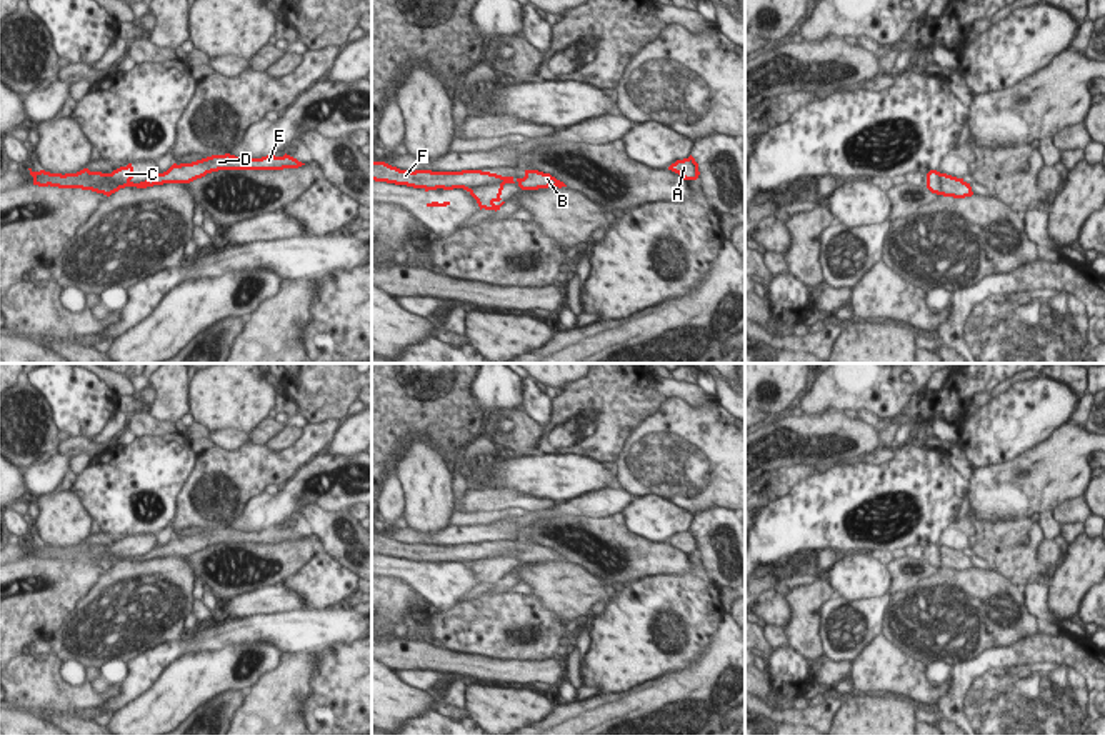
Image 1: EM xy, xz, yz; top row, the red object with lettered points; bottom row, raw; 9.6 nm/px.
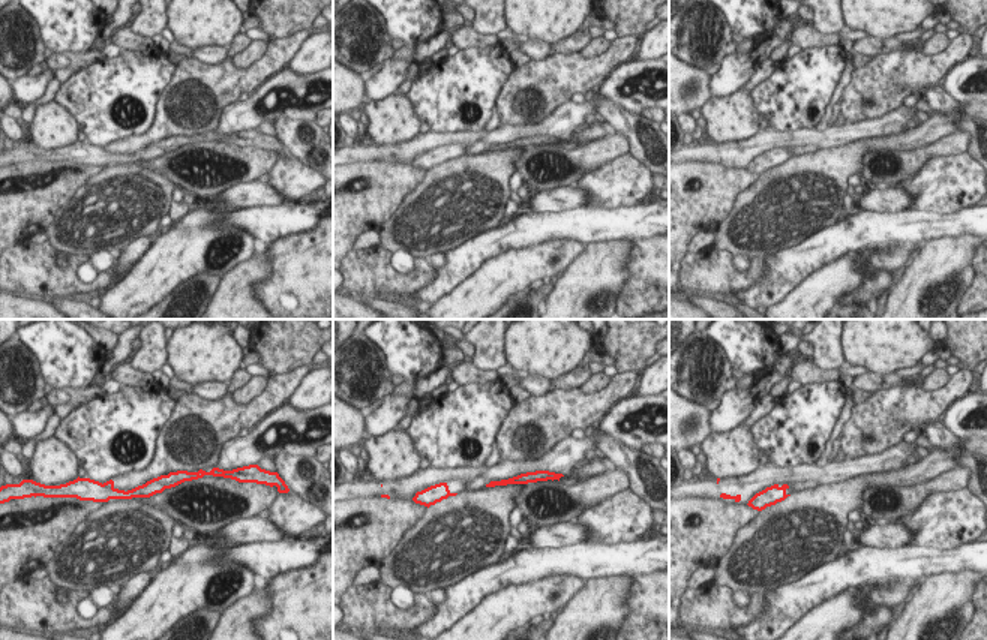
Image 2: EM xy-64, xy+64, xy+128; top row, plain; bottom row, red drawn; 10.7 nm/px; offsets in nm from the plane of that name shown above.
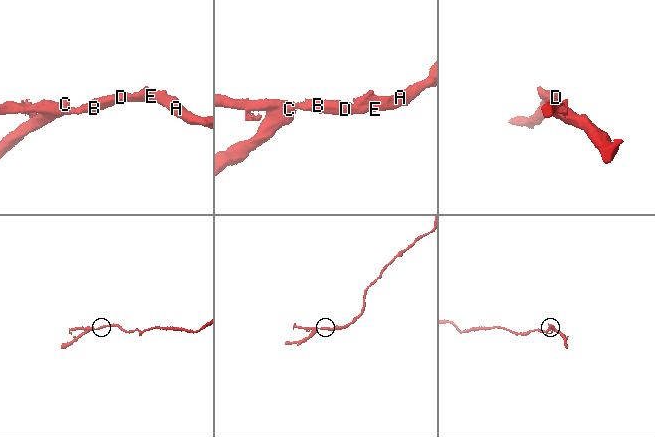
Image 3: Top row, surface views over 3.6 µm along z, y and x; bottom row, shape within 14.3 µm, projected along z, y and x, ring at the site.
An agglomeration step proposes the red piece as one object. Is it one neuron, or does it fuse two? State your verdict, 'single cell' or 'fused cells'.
fused cells

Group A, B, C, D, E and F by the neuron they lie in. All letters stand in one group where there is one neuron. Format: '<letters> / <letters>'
A B D E F / C

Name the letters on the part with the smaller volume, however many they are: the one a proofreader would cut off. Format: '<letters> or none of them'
C

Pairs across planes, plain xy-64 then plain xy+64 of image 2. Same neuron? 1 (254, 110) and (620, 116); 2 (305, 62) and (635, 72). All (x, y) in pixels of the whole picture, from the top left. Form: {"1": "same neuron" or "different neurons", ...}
{"1": "different neurons", "2": "different neurons"}

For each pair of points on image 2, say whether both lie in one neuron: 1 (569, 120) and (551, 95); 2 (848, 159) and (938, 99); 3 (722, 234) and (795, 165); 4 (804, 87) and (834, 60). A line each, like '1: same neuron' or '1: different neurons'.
1: different neurons
2: different neurons
3: same neuron
4: same neuron

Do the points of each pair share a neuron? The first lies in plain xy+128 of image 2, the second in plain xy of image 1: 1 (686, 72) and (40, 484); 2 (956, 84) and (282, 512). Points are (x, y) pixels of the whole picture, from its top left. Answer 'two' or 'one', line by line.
1: two
2: one

